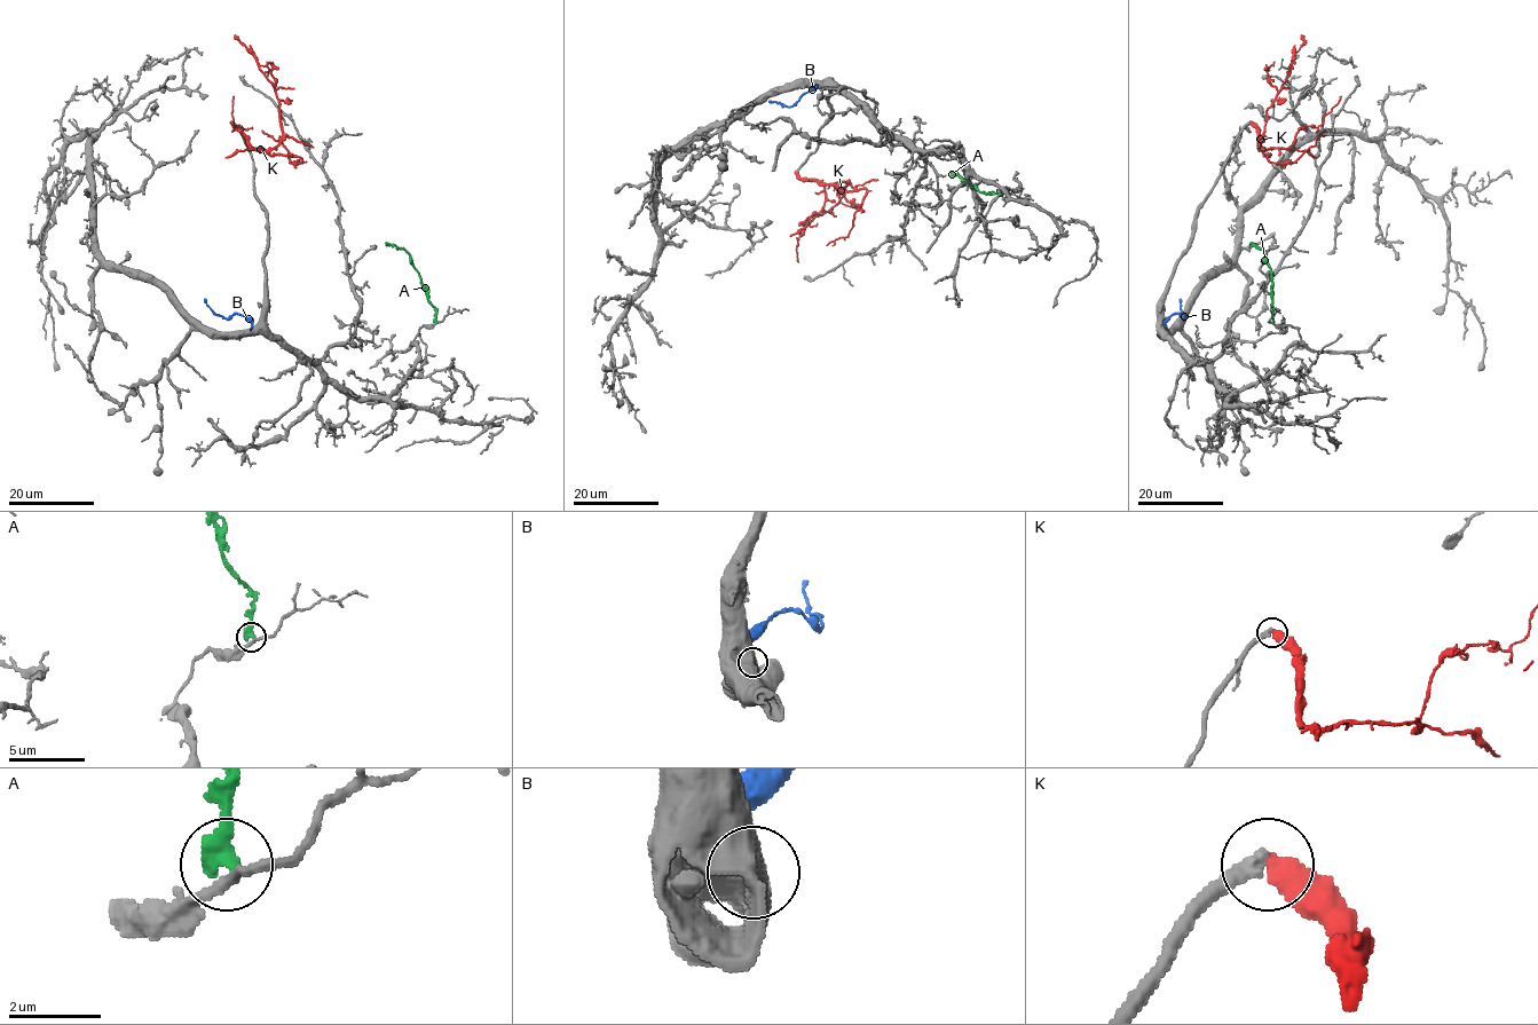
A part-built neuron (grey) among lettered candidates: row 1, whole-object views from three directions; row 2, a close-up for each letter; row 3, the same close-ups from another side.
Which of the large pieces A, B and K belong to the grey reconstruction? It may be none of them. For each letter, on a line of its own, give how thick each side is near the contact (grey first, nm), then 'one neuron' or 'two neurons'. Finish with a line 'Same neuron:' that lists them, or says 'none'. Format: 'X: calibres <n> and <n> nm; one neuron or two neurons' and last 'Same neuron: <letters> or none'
A: calibres 190 and 340 nm; two neurons
B: calibres 750 and 360 nm; two neurons
K: calibres 380 and 480 nm; two neurons
Same neuron: none

